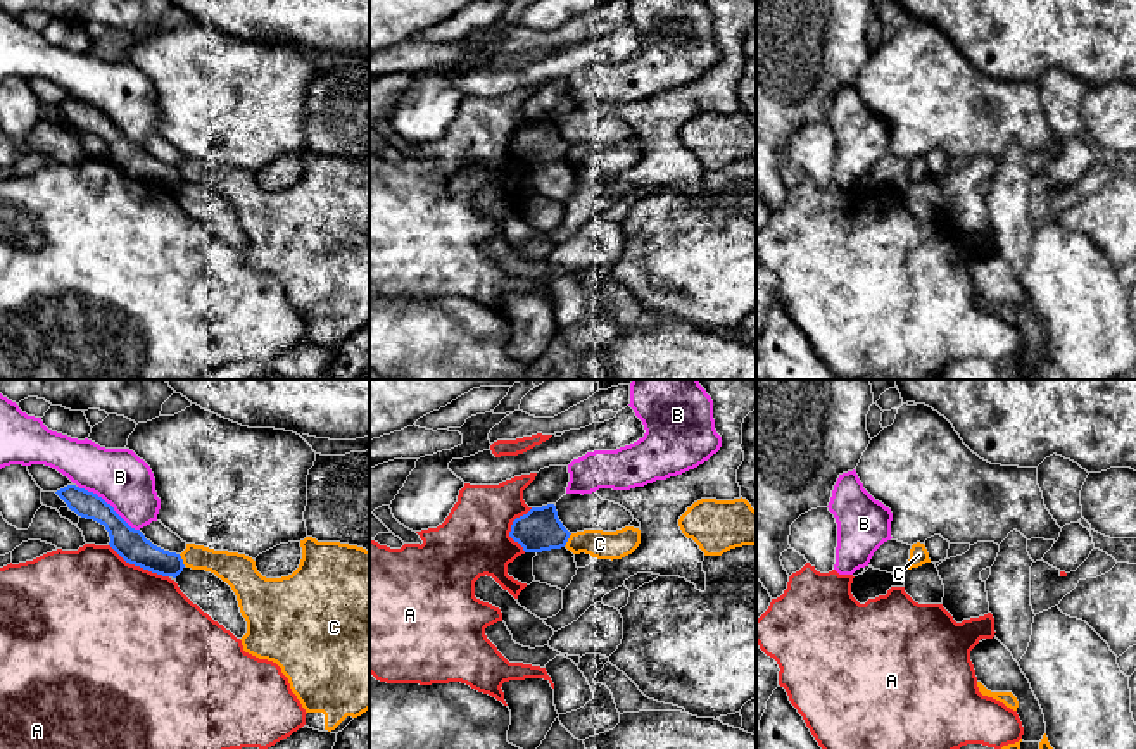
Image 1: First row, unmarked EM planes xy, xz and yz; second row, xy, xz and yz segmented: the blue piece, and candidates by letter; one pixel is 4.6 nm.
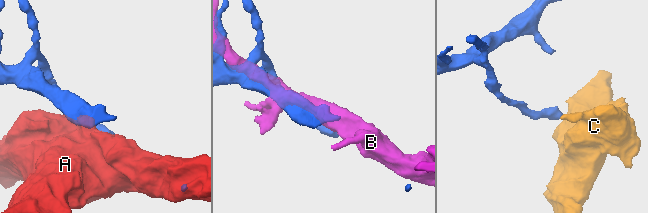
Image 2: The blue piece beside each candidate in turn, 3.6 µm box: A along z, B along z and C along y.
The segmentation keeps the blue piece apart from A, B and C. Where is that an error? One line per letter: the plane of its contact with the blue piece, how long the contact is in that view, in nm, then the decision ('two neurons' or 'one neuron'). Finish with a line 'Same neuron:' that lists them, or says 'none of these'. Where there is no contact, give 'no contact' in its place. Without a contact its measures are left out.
A: xy | 320 nm | two neurons
B: xy | 360 nm | two neurons
C: xz | 80 nm | two neurons
Same neuron: none of these

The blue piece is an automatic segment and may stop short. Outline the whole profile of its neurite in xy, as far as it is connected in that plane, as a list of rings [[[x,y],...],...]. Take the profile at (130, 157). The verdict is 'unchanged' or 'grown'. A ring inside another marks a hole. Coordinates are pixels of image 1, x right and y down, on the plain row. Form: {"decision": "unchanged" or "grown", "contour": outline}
{"decision": "unchanged", "contour": [[[76,98],[55,105],[78,129],[93,133],[109,145],[109,159],[129,178],[176,192],[185,178],[180,167],[154,159],[131,142],[102,110]]]}

